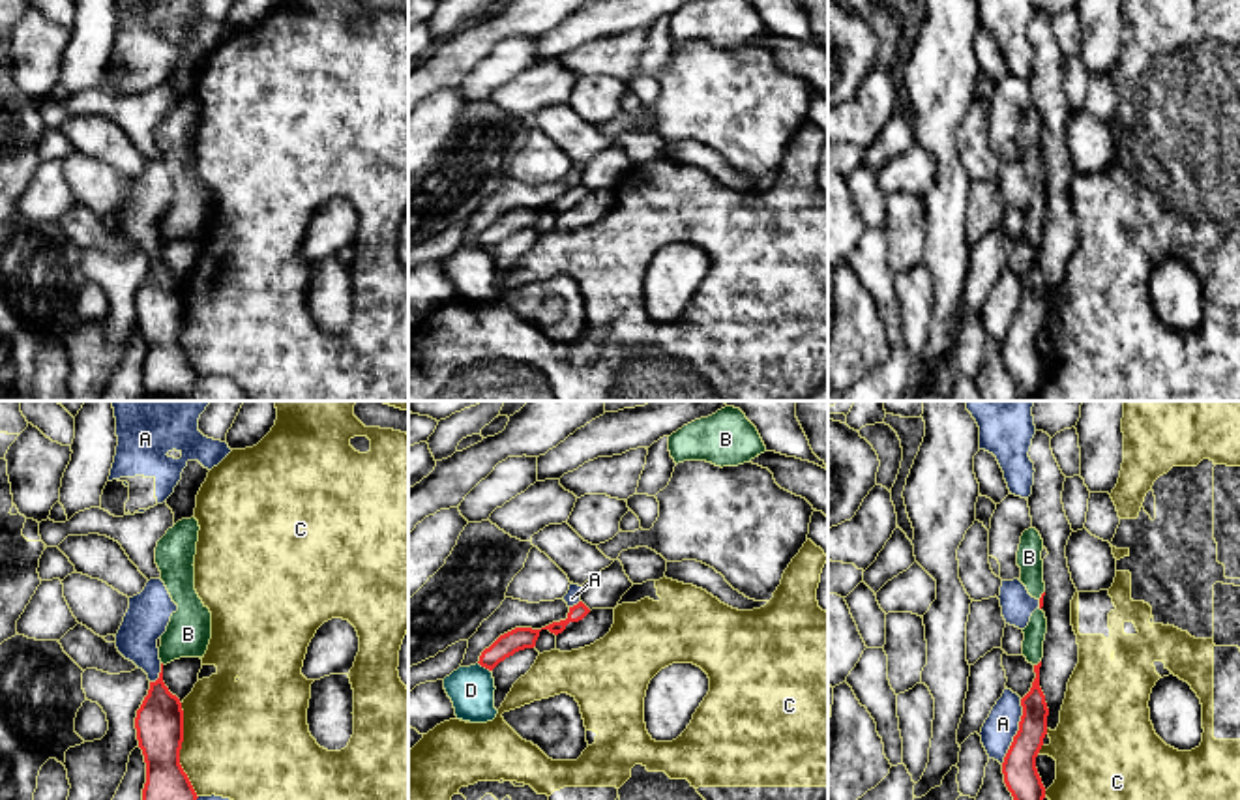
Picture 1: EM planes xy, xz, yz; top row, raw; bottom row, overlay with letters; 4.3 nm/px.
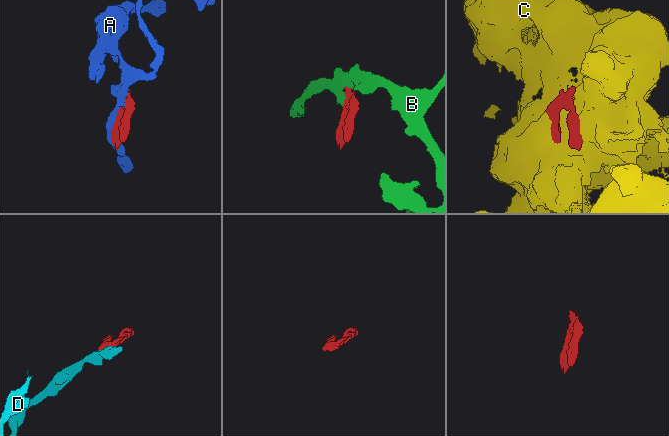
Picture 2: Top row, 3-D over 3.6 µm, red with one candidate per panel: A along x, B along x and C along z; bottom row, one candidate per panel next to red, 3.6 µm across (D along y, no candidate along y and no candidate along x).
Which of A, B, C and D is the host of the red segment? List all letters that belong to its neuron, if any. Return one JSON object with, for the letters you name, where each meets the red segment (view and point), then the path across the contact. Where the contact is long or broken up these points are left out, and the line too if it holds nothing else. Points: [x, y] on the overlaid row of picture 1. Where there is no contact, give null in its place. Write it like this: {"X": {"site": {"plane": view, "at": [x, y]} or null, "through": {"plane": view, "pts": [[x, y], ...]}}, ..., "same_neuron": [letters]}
{"B": {"site": {"plane": "yz", "at": [1038, 664]}, "through": {"plane": "yz", "pts": [[1033, 722], [1038, 664], [1034, 634]]}}, "same_neuron": ["B"]}

